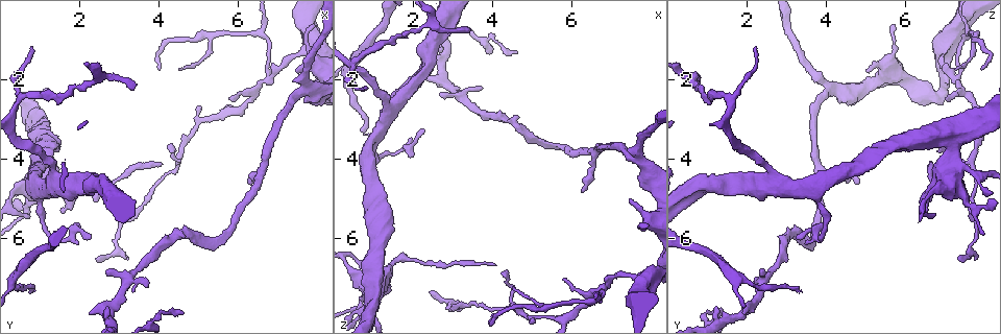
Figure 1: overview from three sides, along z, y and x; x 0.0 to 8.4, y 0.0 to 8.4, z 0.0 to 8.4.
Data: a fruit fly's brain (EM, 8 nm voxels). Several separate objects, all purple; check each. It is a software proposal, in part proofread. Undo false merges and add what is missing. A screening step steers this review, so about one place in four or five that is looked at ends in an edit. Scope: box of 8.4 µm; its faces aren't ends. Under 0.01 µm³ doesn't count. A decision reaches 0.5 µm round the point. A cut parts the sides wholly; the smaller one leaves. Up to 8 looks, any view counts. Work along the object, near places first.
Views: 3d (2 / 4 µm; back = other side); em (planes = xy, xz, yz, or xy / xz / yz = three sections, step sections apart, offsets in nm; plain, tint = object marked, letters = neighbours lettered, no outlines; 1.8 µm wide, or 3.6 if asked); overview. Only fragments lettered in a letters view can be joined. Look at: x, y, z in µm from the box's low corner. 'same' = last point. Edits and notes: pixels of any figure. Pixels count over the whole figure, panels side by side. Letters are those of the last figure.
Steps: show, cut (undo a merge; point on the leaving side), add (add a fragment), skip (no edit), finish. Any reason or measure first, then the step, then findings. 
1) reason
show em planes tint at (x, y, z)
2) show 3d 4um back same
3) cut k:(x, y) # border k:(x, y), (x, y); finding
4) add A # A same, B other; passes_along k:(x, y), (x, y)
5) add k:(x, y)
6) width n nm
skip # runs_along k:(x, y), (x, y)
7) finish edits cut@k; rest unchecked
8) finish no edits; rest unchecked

free end
show em planes tint at (7.50, 1.80, 5.00)

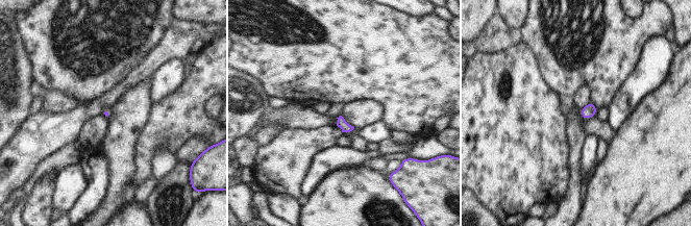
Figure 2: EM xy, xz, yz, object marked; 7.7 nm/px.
see the neighbours
show em planes letters same

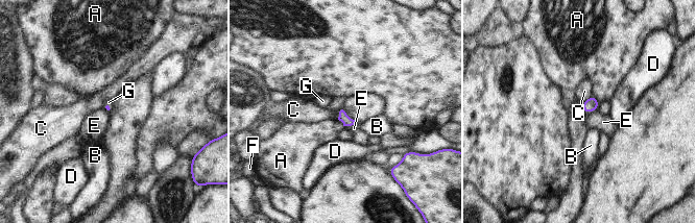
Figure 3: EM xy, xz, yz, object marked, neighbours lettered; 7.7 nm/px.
add G # A other, B other, C other, D other, E other, F other, G same; passes_along 3:(591, 104), (582, 104), (575, 100); it goes on there

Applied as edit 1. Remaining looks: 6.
show overview

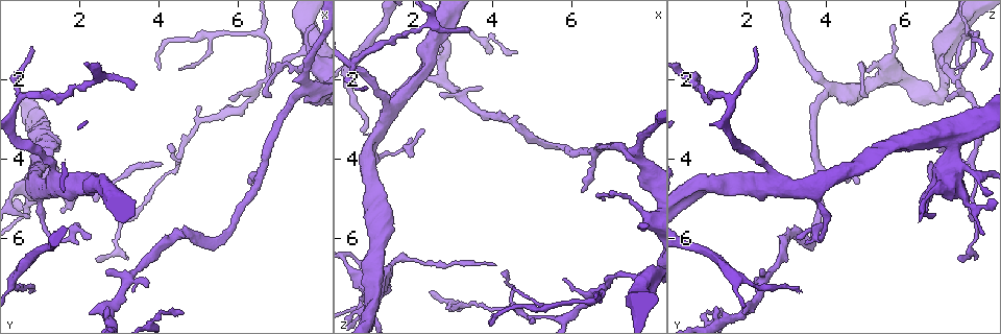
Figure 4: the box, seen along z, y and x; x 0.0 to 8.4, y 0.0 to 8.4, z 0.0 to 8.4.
branch point
show em yz step 16 tint at (6.75, 2.00, 7.25)

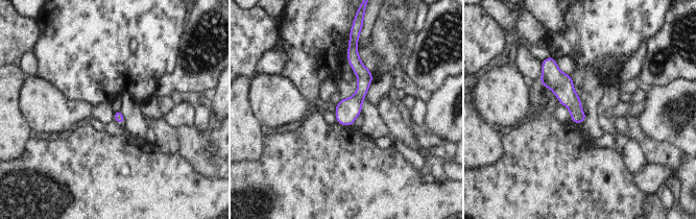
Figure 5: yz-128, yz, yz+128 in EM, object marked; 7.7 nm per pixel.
show em planes letters same

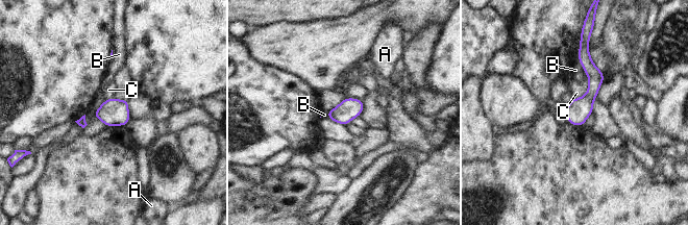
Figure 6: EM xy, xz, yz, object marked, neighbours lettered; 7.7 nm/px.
width 170 nm
skip # A other, B other, C other; border 6:(587, 74), (586, 92), (573, 98); all the same cell

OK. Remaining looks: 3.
tapers out
show em xz step 8 plain at (4.00, 4.10, 6.75)

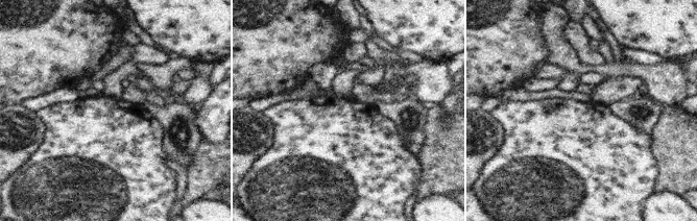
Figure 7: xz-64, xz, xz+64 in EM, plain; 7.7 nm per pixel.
see the neighbours
show em xz step 8 letters same

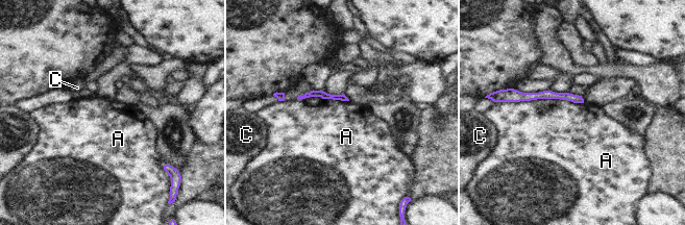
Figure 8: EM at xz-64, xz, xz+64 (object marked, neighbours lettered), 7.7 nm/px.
width 50 nm
skip # A other, C other; runs_along 8:(515, 97), (557, 95), (580, 100); no lettered fragment goes on from it

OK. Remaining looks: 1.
finish edits add@3; rest unchecked

